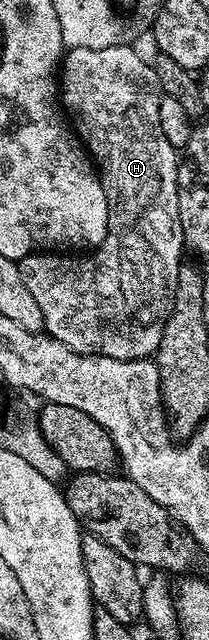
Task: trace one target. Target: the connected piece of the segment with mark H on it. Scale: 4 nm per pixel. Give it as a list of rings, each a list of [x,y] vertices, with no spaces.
[[[122,43],[119,45],[112,45],[111,47],[103,47],[102,49],[92,49],[91,47],[79,47],[78,49],[70,49],[64,54],[63,60],[59,66],[59,101],[63,106],[64,112],[67,114],[68,120],[71,122],[72,128],[75,130],[78,137],[81,138],[81,144],[85,146],[90,157],[93,158],[98,166],[98,172],[101,175],[101,182],[103,183],[103,191],[109,200],[109,230],[103,239],[103,243],[92,250],[88,255],[62,255],[57,251],[38,251],[27,255],[20,261],[21,274],[23,275],[23,283],[27,283],[27,291],[31,291],[31,299],[35,299],[35,303],[39,303],[39,311],[43,311],[43,323],[45,324],[44,332],[48,336],[55,338],[59,343],[63,343],[67,347],[71,347],[71,351],[82,353],[83,355],[95,355],[96,357],[110,357],[111,359],[123,359],[124,361],[140,361],[148,358],[150,355],[156,354],[159,347],[159,339],[163,339],[163,331],[165,324],[169,318],[169,312],[173,306],[175,299],[175,287],[179,279],[179,271],[183,264],[181,258],[181,249],[185,245],[185,235],[181,232],[181,220],[179,219],[179,203],[177,202],[177,166],[179,164],[178,150],[171,147],[171,143],[167,143],[167,139],[163,136],[163,127],[159,127],[159,103],[162,99],[161,84],[159,83],[159,75],[156,68],[152,64],[149,65],[136,53],[135,50],[129,46],[129,43]]]

